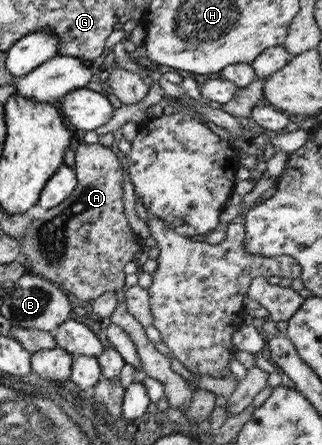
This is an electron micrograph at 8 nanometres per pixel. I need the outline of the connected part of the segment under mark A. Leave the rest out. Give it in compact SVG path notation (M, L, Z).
M82 142L74 152L72 168L76 175L75 190L69 195L68 200L63 200L59 205L45 210L38 219L31 220L24 237L19 239L21 255L18 260L27 267L27 273L58 285L72 302L79 301L88 306L91 300L103 292L115 293L121 289L125 277L123 265L127 261L132 261L142 242L129 228L123 213L121 200L123 170L115 153L98 142L94 144Z

